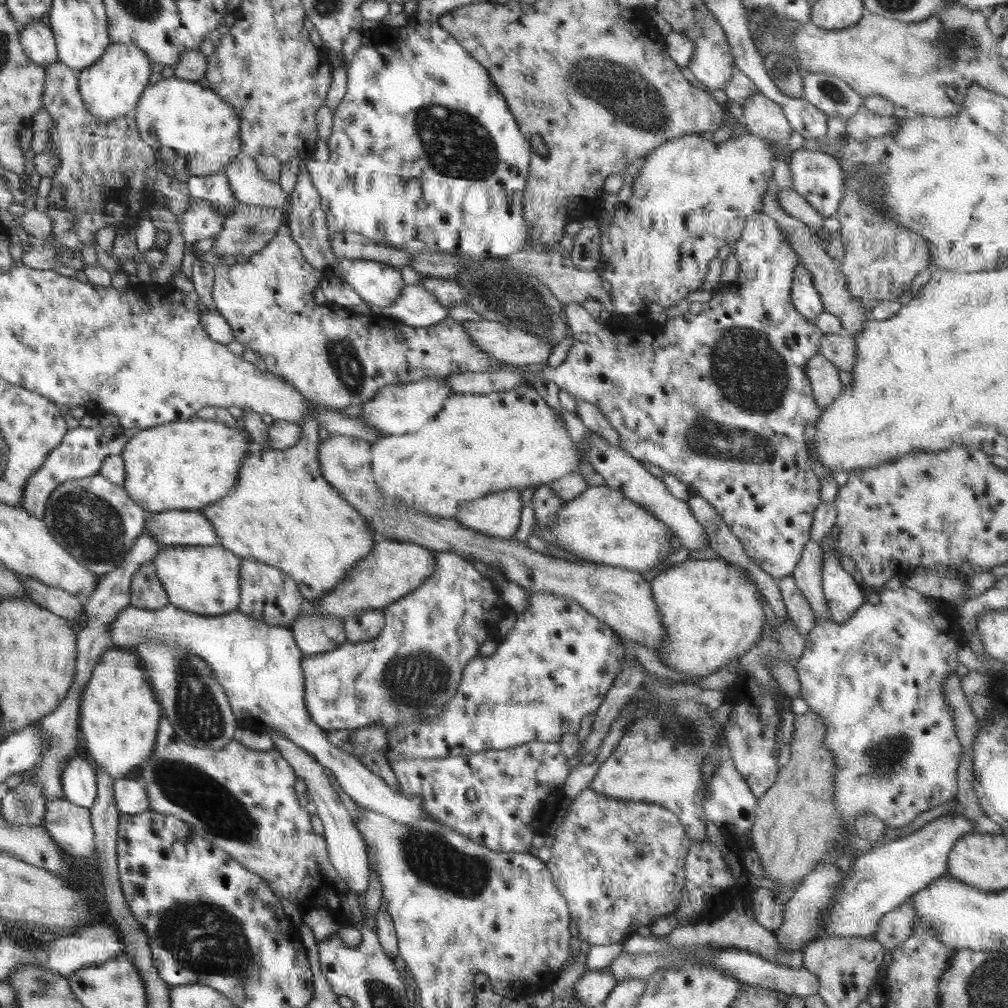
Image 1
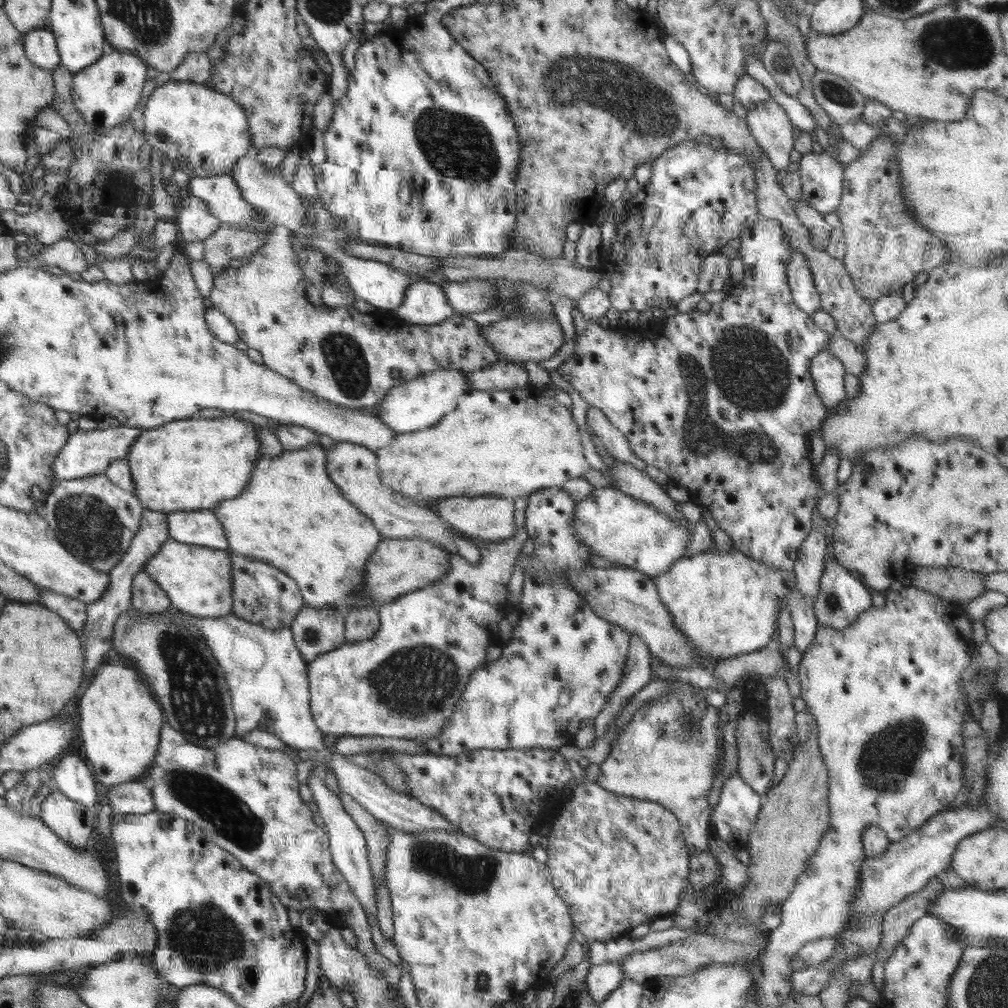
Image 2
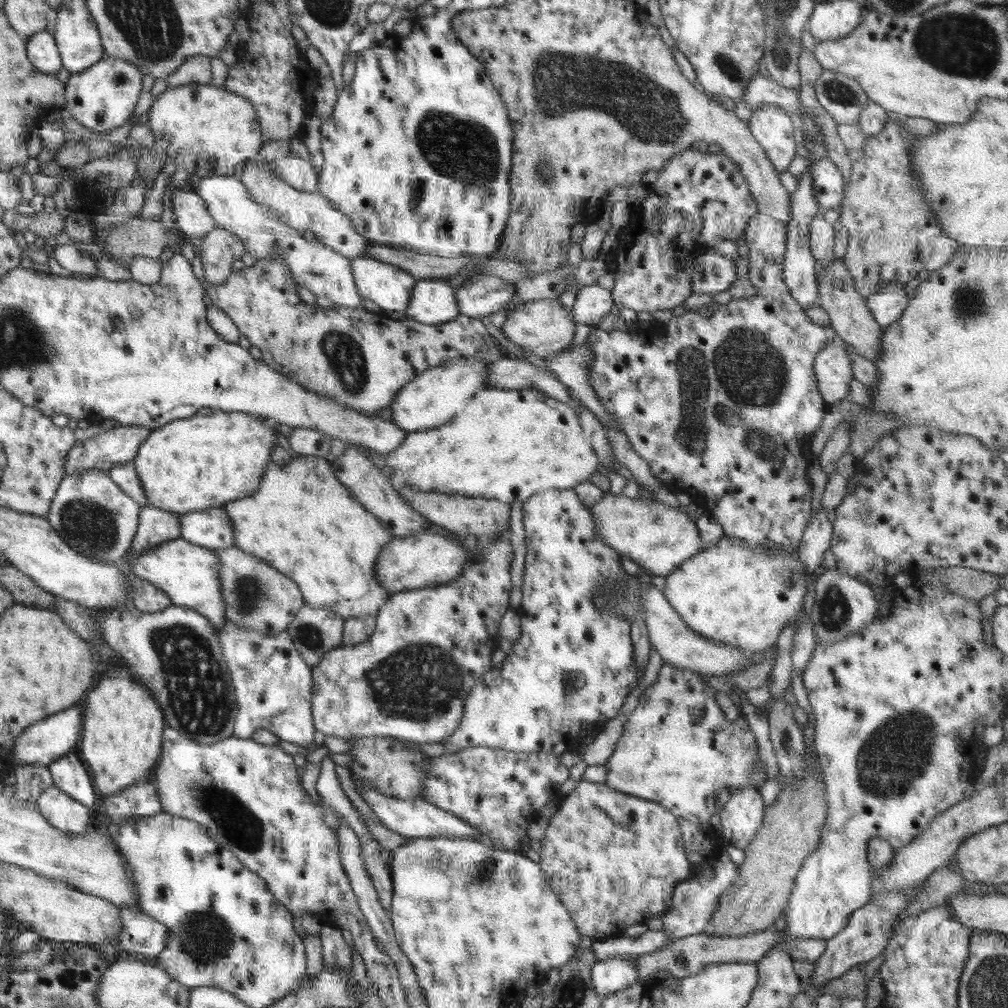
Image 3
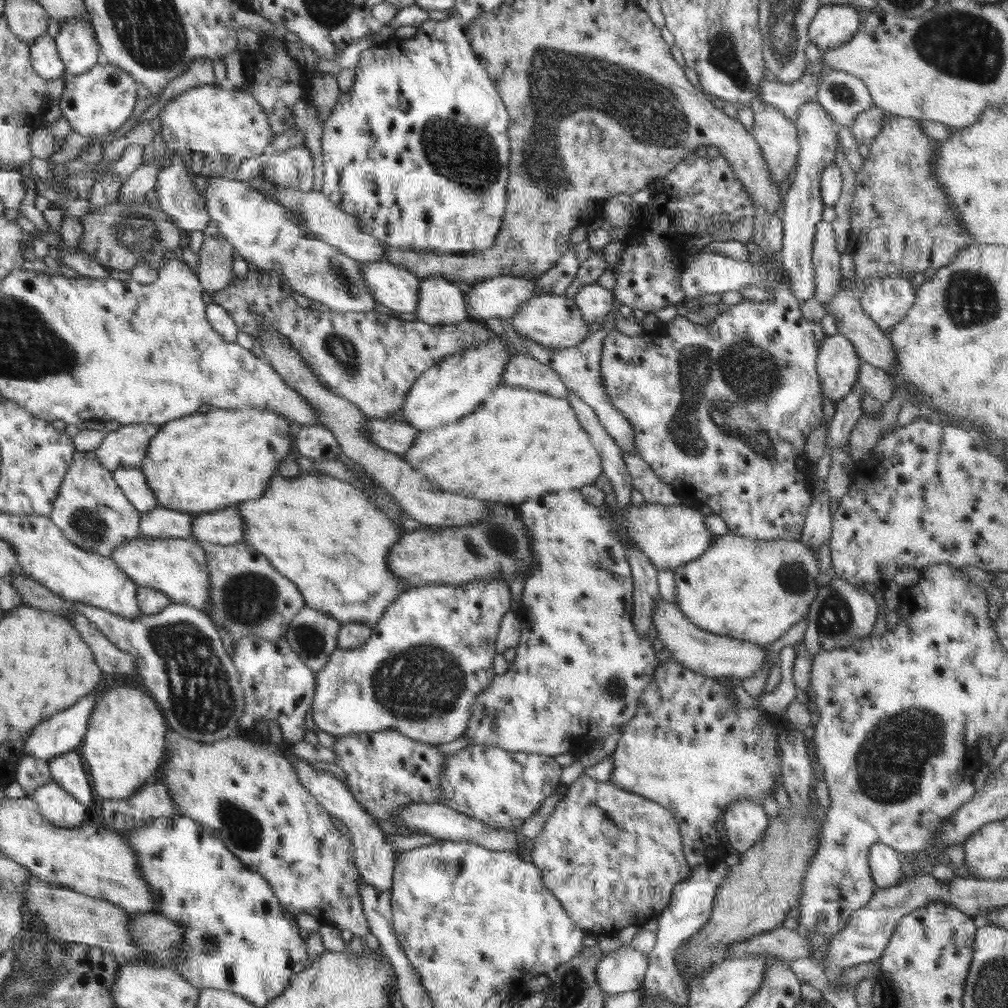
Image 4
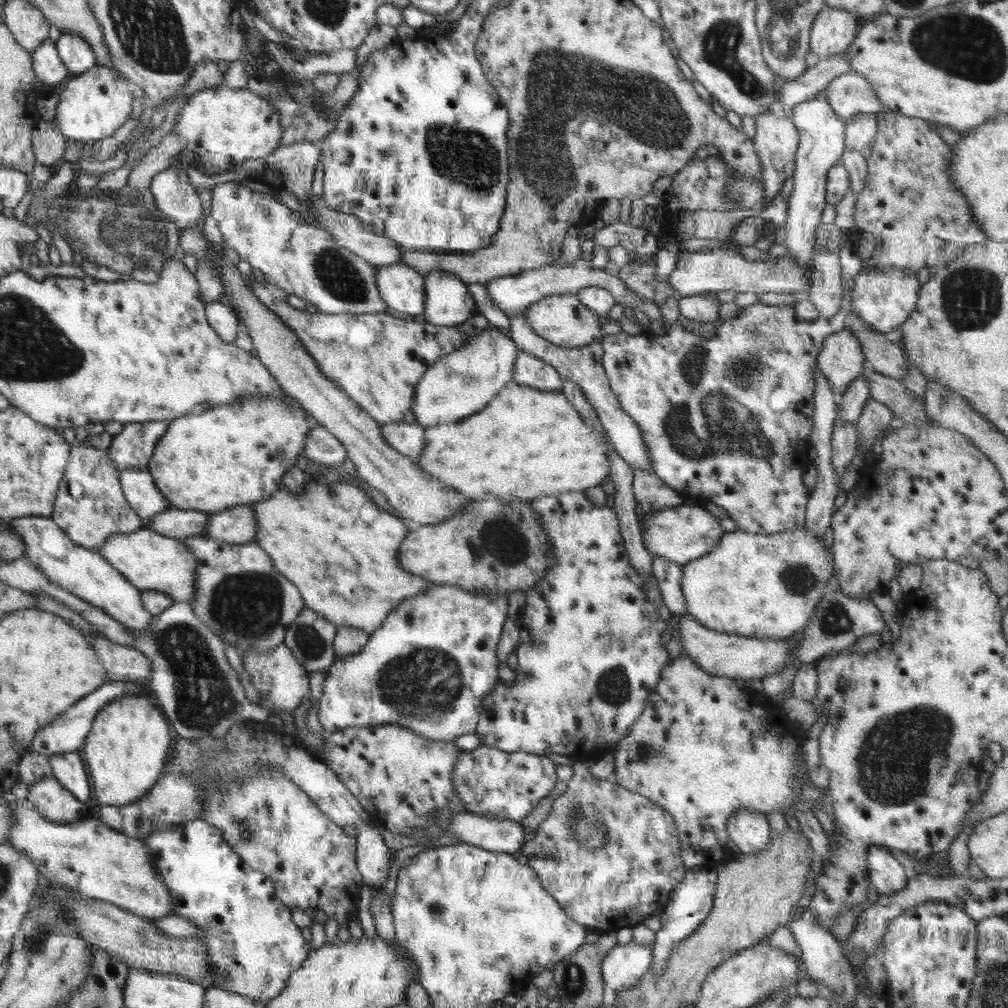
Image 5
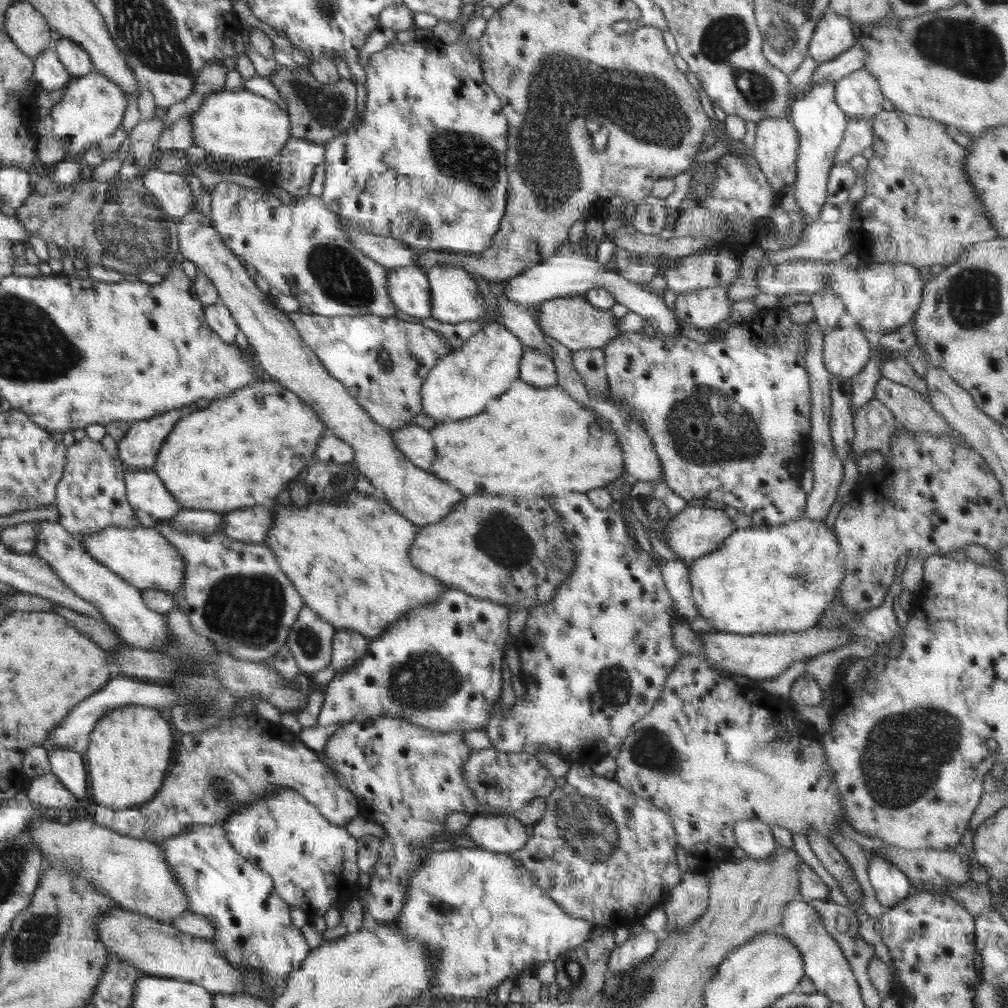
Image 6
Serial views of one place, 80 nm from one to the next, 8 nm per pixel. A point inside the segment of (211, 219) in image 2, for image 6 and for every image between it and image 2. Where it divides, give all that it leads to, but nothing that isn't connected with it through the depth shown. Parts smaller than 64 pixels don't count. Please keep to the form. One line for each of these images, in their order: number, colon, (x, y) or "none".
3: (191, 215)
4: (178, 198)
5: (175, 196)
6: (172, 191)

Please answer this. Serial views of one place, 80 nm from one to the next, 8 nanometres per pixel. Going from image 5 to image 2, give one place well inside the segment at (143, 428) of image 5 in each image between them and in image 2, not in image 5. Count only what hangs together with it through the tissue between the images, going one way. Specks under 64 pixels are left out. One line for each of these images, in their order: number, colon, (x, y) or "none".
2: (88, 452)
3: (118, 445)
4: (125, 447)

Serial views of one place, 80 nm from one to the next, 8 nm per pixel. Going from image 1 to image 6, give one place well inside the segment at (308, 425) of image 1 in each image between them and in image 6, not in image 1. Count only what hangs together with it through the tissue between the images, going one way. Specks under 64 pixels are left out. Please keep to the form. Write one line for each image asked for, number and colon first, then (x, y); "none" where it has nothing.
2: (292, 515)
3: (304, 521)
4: (324, 534)
5: (339, 548)
6: (349, 559)

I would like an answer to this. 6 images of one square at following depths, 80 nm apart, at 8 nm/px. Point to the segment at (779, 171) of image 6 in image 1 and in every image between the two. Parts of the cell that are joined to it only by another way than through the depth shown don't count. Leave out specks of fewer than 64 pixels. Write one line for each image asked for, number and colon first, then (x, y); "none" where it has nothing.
1: (763, 117)
2: (768, 122)
3: (770, 125)
4: (776, 134)
5: (776, 140)

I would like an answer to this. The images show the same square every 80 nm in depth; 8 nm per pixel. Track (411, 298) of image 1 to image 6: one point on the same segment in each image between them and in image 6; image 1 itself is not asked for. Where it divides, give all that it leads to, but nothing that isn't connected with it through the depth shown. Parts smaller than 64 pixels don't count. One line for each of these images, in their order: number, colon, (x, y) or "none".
2: (425, 303)
3: (433, 302)
4: (441, 302)
5: (448, 303)
6: (455, 297)

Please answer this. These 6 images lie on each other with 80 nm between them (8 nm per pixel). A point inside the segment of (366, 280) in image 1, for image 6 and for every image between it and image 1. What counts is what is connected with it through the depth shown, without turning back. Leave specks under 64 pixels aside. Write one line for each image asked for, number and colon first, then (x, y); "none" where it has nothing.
2: (384, 287)
3: (391, 288)
4: (393, 286)
5: (401, 287)
6: (409, 288)

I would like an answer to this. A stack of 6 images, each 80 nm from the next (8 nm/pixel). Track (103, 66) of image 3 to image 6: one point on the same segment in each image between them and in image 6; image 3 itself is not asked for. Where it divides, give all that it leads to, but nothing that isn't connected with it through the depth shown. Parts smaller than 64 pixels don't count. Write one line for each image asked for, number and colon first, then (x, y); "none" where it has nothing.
4: (96, 103)
5: (94, 105)
6: (92, 107)

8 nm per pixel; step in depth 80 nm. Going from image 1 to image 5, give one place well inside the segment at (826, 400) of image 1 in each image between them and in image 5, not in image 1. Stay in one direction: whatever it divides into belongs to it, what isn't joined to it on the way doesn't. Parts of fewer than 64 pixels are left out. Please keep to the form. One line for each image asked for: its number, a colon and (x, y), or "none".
2: (827, 372)
3: (832, 368)
4: (838, 364)
5: (841, 360)

